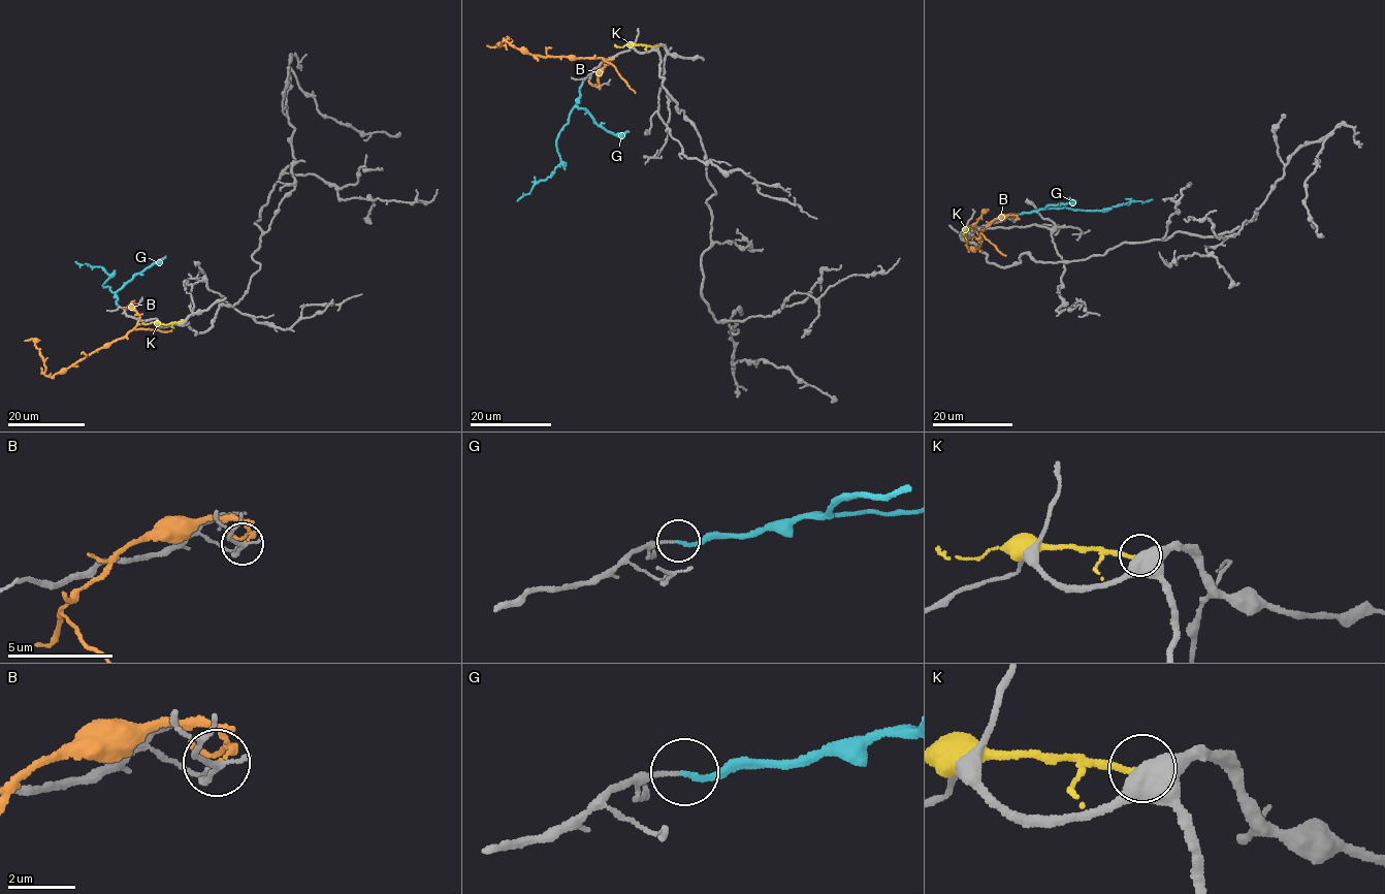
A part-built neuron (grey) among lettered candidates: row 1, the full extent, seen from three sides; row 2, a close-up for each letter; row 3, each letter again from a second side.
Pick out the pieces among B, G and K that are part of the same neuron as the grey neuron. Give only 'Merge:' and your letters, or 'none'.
Merge: G

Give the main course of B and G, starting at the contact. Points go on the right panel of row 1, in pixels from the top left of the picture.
B: (1015, 220), (1015, 215), (1000, 215), (981, 231), (980, 245), (969, 250), (968, 229), (987, 209)
G: (1017, 214), (1064, 206), (1104, 211), (1127, 202), (1153, 199)

